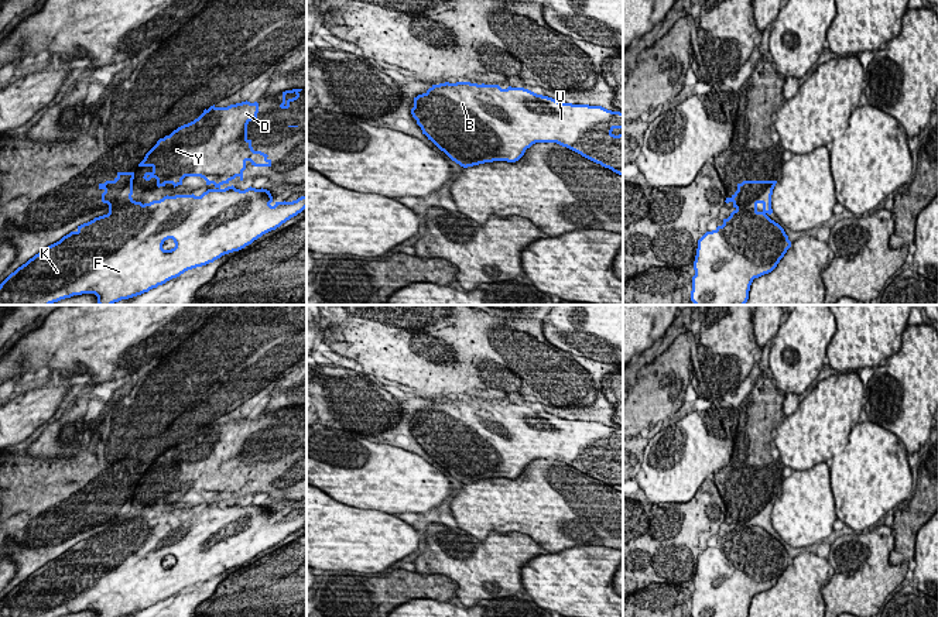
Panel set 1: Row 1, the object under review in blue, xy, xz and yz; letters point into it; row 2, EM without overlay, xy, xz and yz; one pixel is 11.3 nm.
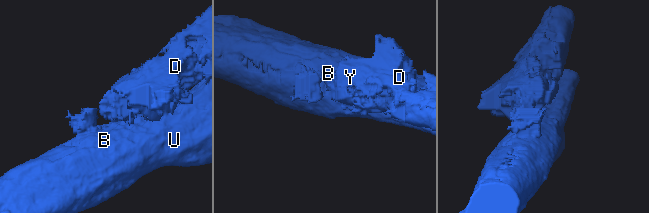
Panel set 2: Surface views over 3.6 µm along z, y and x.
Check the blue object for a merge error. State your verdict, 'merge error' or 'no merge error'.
merge error

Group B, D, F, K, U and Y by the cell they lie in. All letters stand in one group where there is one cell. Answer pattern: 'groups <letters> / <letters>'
groups B F K U / D Y

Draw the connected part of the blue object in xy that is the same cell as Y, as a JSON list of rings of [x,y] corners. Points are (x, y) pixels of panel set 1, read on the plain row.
[[[242,418],[227,424],[210,422],[194,438],[174,446],[170,452],[160,455],[146,470],[138,483],[151,483],[151,489],[144,490],[144,496],[157,496],[157,503],[172,500],[174,504],[182,501],[185,493],[201,493],[206,501],[219,504],[229,500],[236,493],[243,497],[246,479],[254,483],[271,483],[271,476],[261,467],[254,467],[251,456],[247,455],[247,441],[257,435],[259,419]]]

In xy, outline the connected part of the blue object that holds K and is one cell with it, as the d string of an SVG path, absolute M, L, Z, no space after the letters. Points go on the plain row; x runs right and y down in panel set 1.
M233 501L227 503L225 505L208 505L201 513L192 511L175 511L175 513L164 513L160 517L153 517L150 520L141 520L134 518L124 520L117 525L113 525L110 528L110 534L103 539L103 532L95 534L99 541L102 542L113 542L114 546L120 546L119 552L113 552L113 563L107 565L107 548L92 548L90 542L78 542L76 548L71 548L69 551L64 552L59 558L45 563L38 570L35 570L32 575L30 575L25 580L18 583L14 589L11 589L1 600L0 600L0 617L61 617L65 614L71 614L73 611L82 611L82 610L95 610L97 613L97 617L121 617L129 616L137 611L141 611L144 609L148 609L153 604L157 604L158 601L165 600L167 597L179 593L188 586L206 582L209 579L213 579L215 576L220 575L225 570L239 568L244 565L246 562L251 561L254 556L261 553L263 551L275 546L283 539L290 537L291 534L297 532L307 524L307 513L301 513L297 517L292 518L275 518L274 522L270 520L273 518L273 513L270 507L267 505L256 505L256 504L247 504L244 507L236 505Z

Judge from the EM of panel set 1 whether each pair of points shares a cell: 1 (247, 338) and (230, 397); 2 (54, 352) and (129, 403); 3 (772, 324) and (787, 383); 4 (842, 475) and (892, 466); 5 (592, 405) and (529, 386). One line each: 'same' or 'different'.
1: same
2: different
3: different
4: same
5: same

